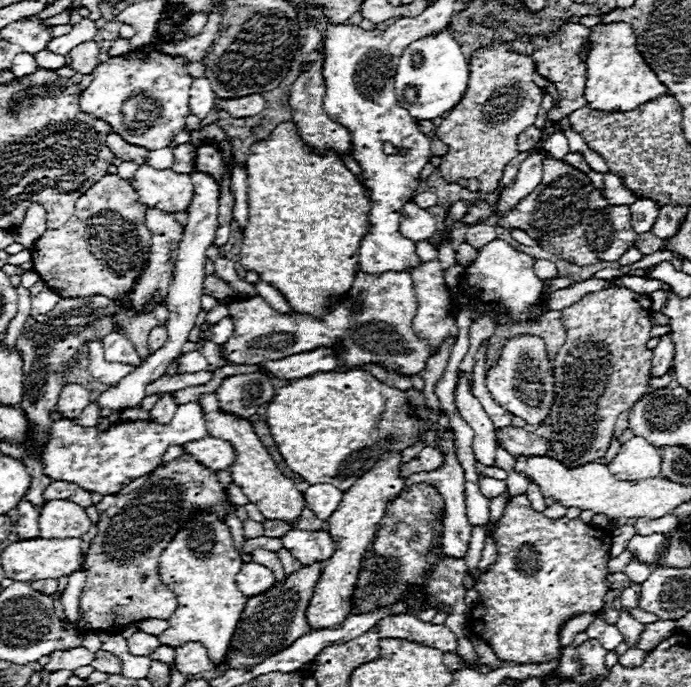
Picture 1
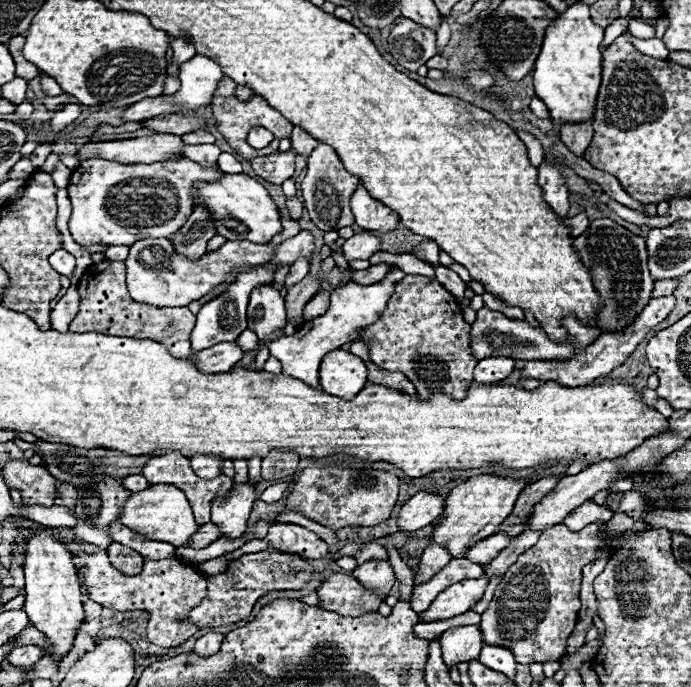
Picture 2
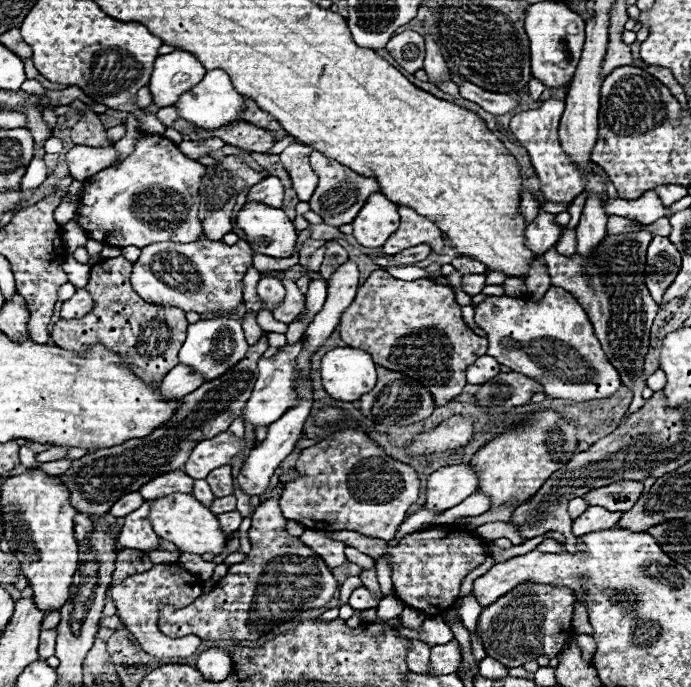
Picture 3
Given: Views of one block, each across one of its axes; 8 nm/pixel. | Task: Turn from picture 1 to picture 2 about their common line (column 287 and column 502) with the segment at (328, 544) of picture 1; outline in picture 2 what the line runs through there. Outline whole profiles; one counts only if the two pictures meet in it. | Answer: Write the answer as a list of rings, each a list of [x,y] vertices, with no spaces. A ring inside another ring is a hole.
[[[502,532],[498,534],[492,534],[484,540],[480,540],[478,544],[472,544],[472,548],[466,550],[466,558],[476,562],[476,564],[484,564],[484,562],[490,562],[492,558],[498,556],[498,552],[504,548],[504,544],[512,542],[512,536],[506,536]]]

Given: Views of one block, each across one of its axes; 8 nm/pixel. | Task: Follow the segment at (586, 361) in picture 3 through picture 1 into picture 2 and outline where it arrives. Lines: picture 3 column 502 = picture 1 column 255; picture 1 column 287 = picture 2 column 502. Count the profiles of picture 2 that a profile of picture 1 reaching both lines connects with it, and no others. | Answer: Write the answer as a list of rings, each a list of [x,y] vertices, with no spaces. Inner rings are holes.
[[[486,306],[478,310],[476,322],[472,324],[472,334],[470,334],[470,346],[472,352],[478,360],[482,360],[484,356],[512,356],[512,360],[570,360],[572,354],[584,352],[586,346],[590,346],[594,340],[600,338],[602,330],[600,328],[592,328],[582,324],[580,320],[574,320],[572,314],[568,314],[562,320],[562,328],[566,328],[566,340],[562,342],[554,342],[546,336],[546,332],[540,326],[530,326],[526,320],[514,320],[514,318],[506,318],[502,312],[496,310],[488,310]]]

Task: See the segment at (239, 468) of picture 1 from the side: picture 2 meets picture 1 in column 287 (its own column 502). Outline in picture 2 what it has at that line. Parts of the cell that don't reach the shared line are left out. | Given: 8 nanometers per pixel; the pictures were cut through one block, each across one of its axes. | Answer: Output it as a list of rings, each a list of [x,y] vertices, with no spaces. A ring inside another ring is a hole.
[[[494,474],[486,476],[472,476],[464,484],[456,486],[446,496],[446,508],[444,508],[444,522],[432,532],[428,542],[442,544],[450,550],[454,558],[464,558],[464,552],[476,544],[478,540],[492,536],[498,532],[498,526],[504,518],[512,514],[512,504],[516,502],[516,496],[528,486],[530,480],[514,480],[514,478],[502,478]]]

